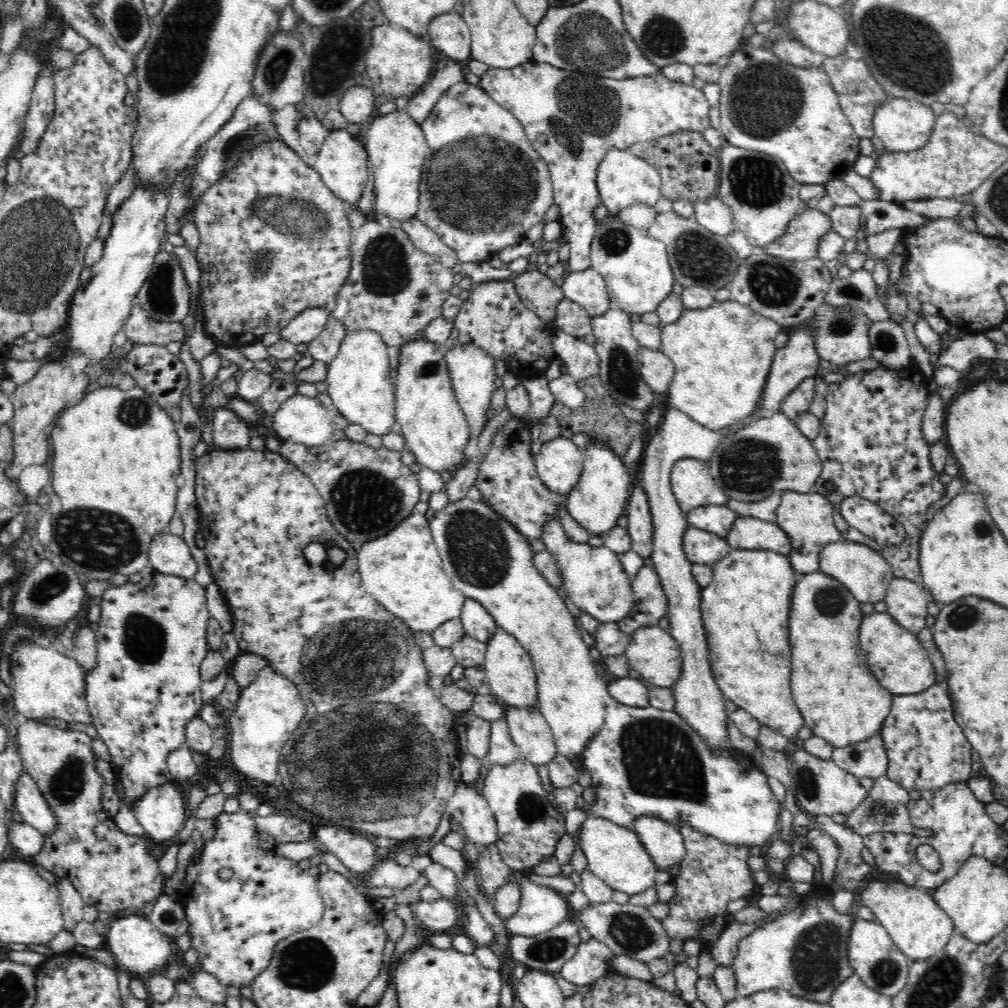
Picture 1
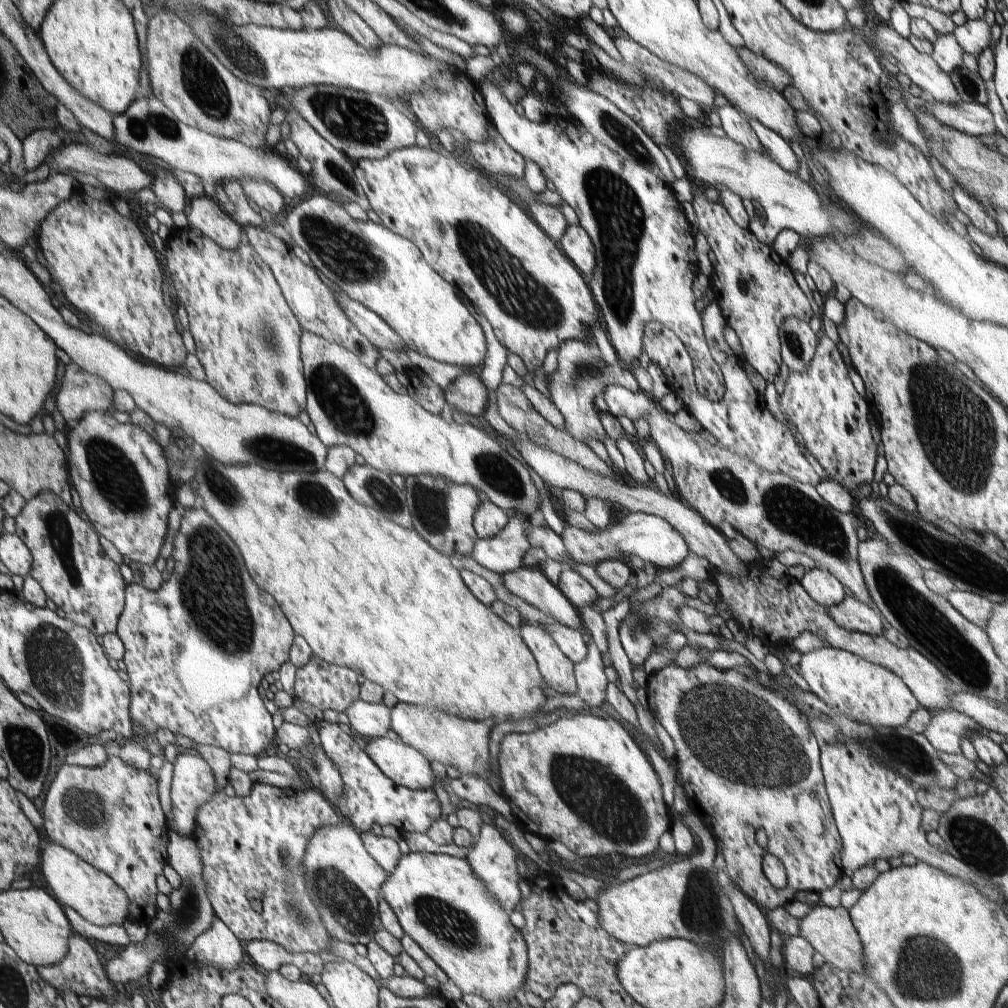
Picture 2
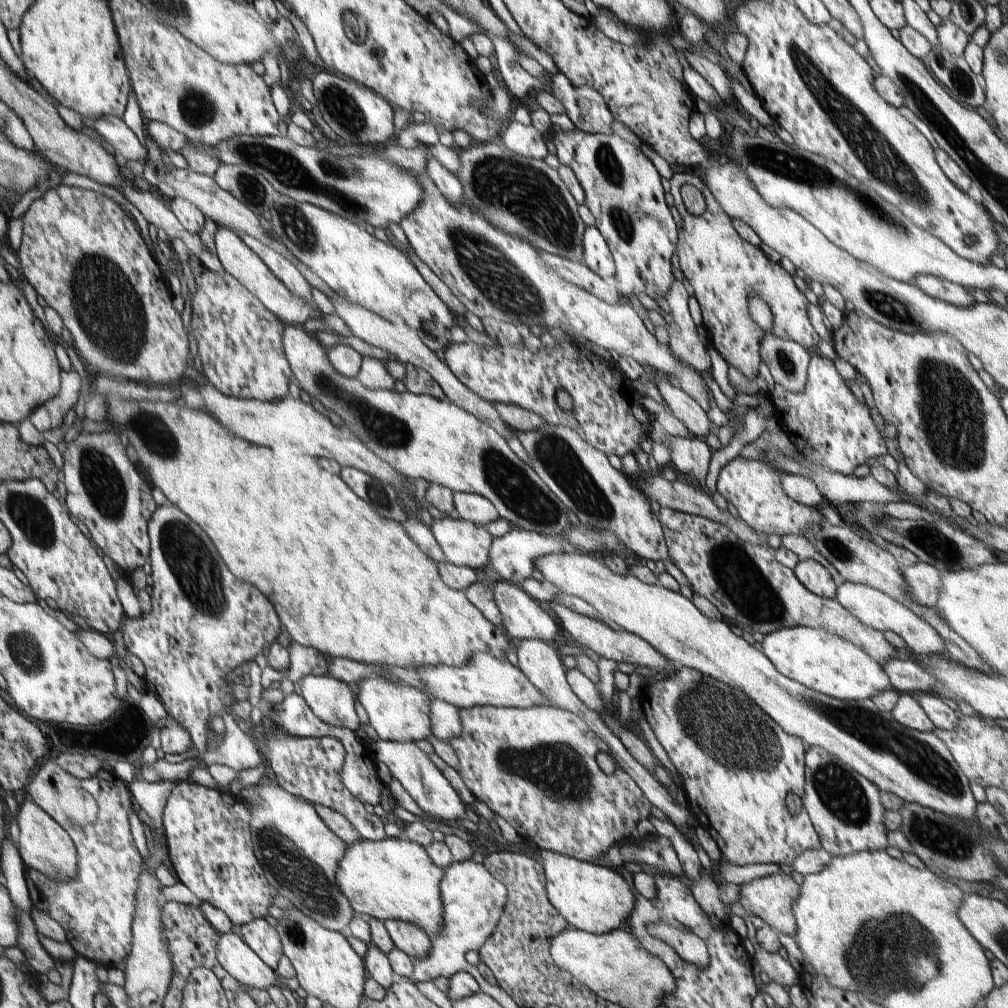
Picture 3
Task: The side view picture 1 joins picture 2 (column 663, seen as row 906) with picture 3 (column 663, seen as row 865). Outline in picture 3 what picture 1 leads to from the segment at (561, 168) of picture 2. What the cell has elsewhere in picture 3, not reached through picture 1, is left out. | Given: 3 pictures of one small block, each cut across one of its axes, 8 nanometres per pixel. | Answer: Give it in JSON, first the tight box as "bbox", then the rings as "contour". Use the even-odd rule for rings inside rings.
{"bbox":[547,130,677,298],"contour":[[[581,130],[561,132],[547,136],[551,152],[557,156],[559,164],[565,164],[577,176],[583,192],[585,192],[585,206],[595,218],[595,228],[605,238],[609,252],[615,262],[615,286],[623,298],[629,296],[649,296],[649,298],[665,298],[669,286],[673,284],[673,276],[669,270],[669,258],[675,254],[677,244],[677,224],[673,222],[669,208],[663,200],[663,188],[659,184],[659,174],[653,164],[643,156],[639,148],[625,142],[615,134],[587,134]]]}

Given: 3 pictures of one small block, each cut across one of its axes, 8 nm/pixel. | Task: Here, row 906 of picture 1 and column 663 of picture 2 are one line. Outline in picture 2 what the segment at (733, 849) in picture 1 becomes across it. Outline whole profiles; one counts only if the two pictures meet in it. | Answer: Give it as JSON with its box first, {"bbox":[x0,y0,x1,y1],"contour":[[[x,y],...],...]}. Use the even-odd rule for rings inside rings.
{"bbox":[645,664,843,910],"contour":[[[671,664],[647,676],[645,696],[651,716],[673,740],[673,766],[685,792],[689,810],[715,836],[723,880],[729,880],[729,884],[741,890],[743,896],[759,906],[759,910],[783,908],[793,900],[795,892],[821,894],[837,886],[839,878],[843,876],[839,860],[841,840],[823,786],[819,766],[821,748],[809,732],[807,720],[799,716],[797,708],[793,708],[793,704],[787,702],[781,692],[747,678],[747,670],[743,668],[721,672],[709,664],[699,664],[693,668],[679,668]],[[757,830],[763,830],[767,836],[765,848],[761,848],[755,840]],[[765,854],[775,856],[783,864],[787,888],[775,888],[763,876],[761,862]]]}

